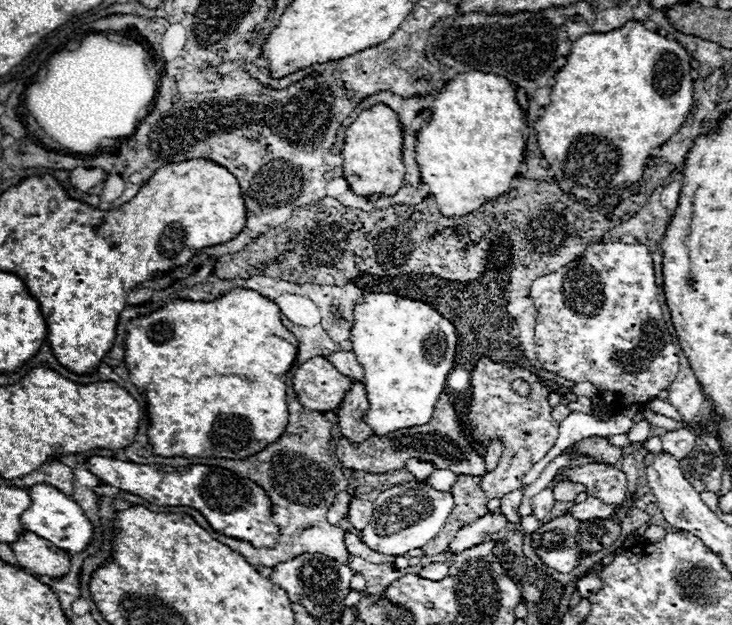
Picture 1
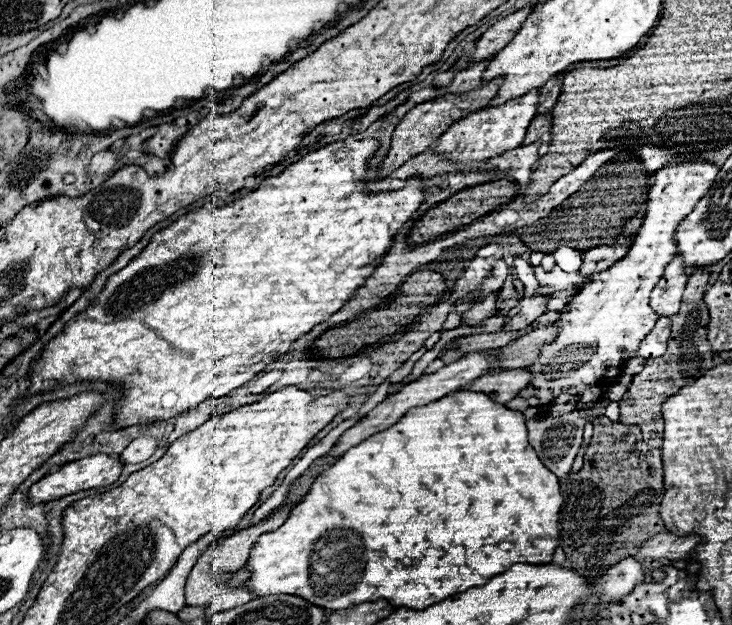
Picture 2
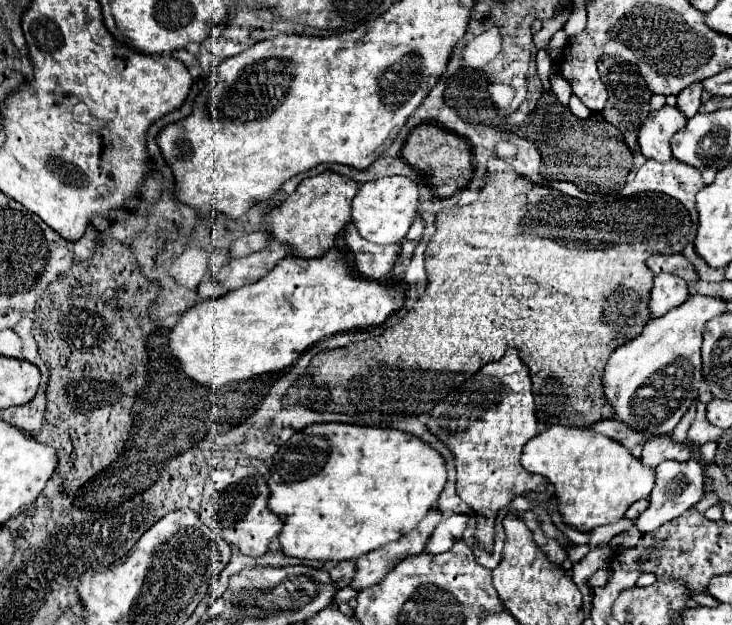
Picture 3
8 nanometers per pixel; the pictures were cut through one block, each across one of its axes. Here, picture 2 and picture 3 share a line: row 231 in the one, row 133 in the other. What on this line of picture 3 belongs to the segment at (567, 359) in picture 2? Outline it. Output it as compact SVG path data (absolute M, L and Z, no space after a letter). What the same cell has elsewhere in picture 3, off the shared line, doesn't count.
M664 104L660 110L654 110L638 132L640 152L646 158L652 158L658 162L668 162L672 158L670 138L682 126L686 126L686 122L688 122L688 118L678 110L678 106Z

